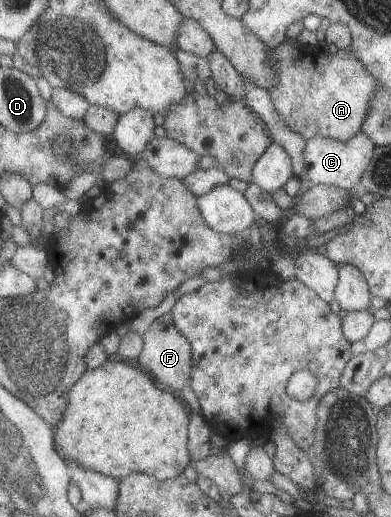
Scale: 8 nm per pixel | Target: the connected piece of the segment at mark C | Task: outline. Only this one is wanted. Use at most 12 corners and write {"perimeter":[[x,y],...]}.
{"perimeter":[[318,136],[304,150],[306,179],[350,190],[375,146]]}

